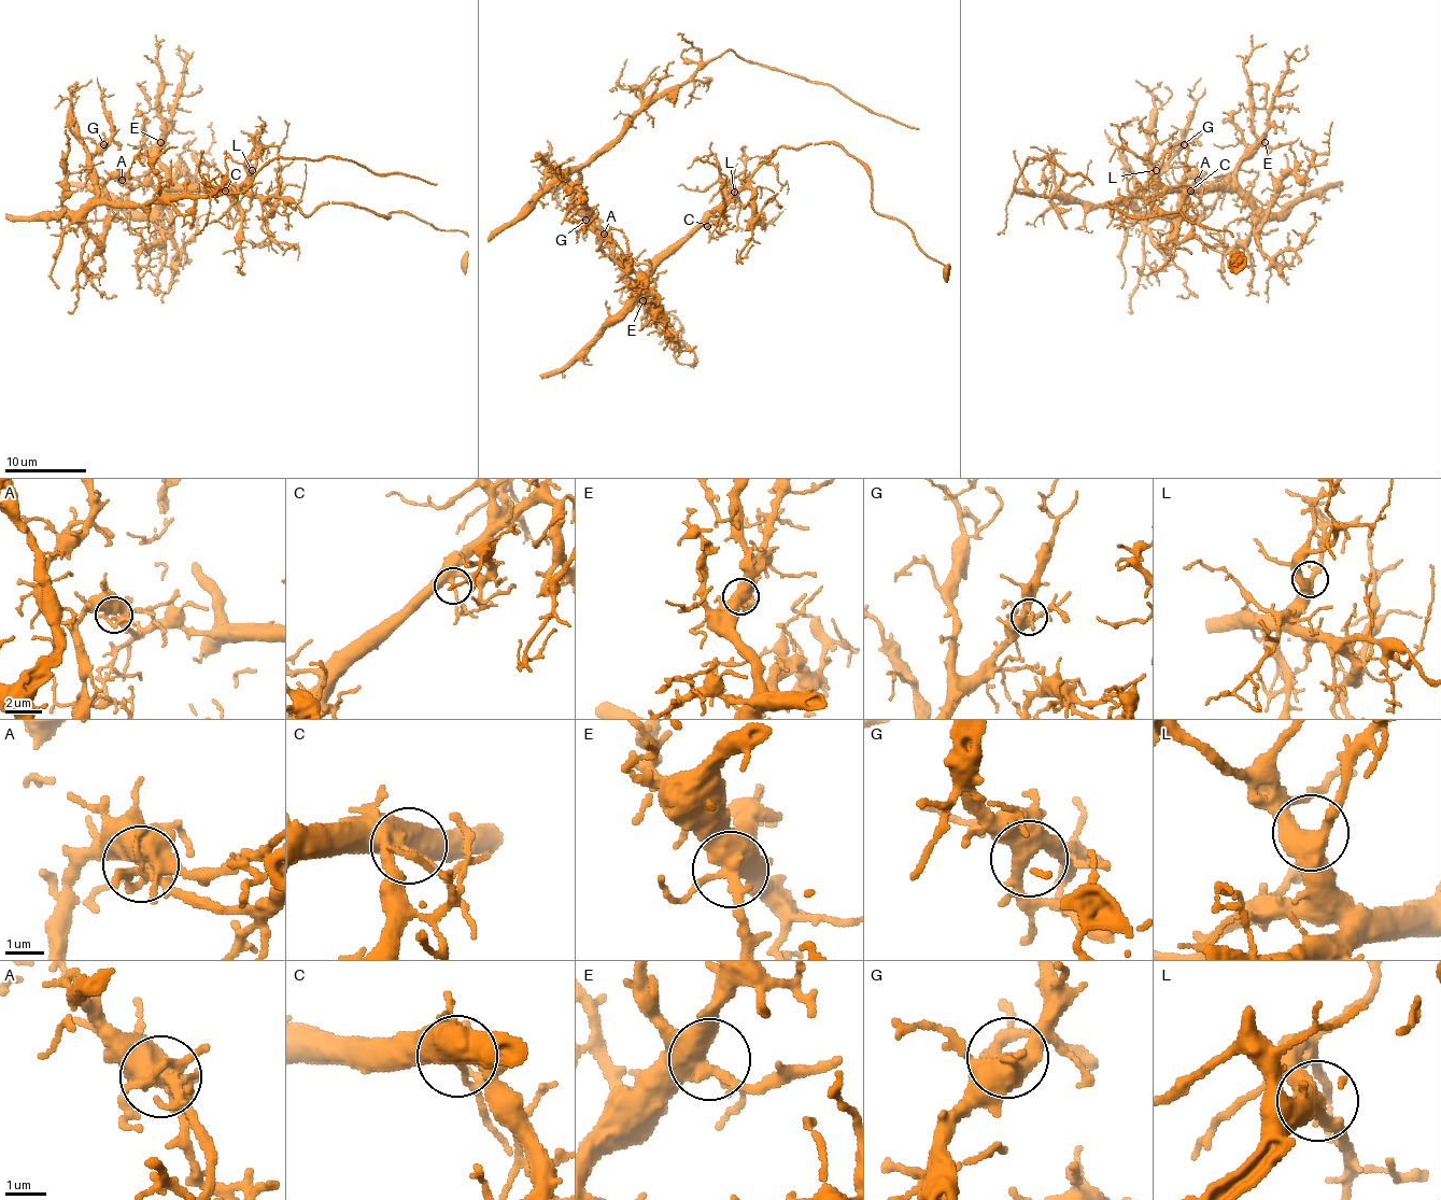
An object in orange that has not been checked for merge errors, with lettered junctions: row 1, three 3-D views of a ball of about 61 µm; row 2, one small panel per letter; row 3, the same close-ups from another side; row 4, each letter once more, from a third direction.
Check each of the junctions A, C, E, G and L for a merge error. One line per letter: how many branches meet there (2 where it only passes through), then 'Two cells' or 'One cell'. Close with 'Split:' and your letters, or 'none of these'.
A: Branches: 6. Two cells
C: Branches: 4. One cell
E: Branches: 5. One cell
G: Branches: 5. One cell
L: Branches: 3. One cell
Split: A

